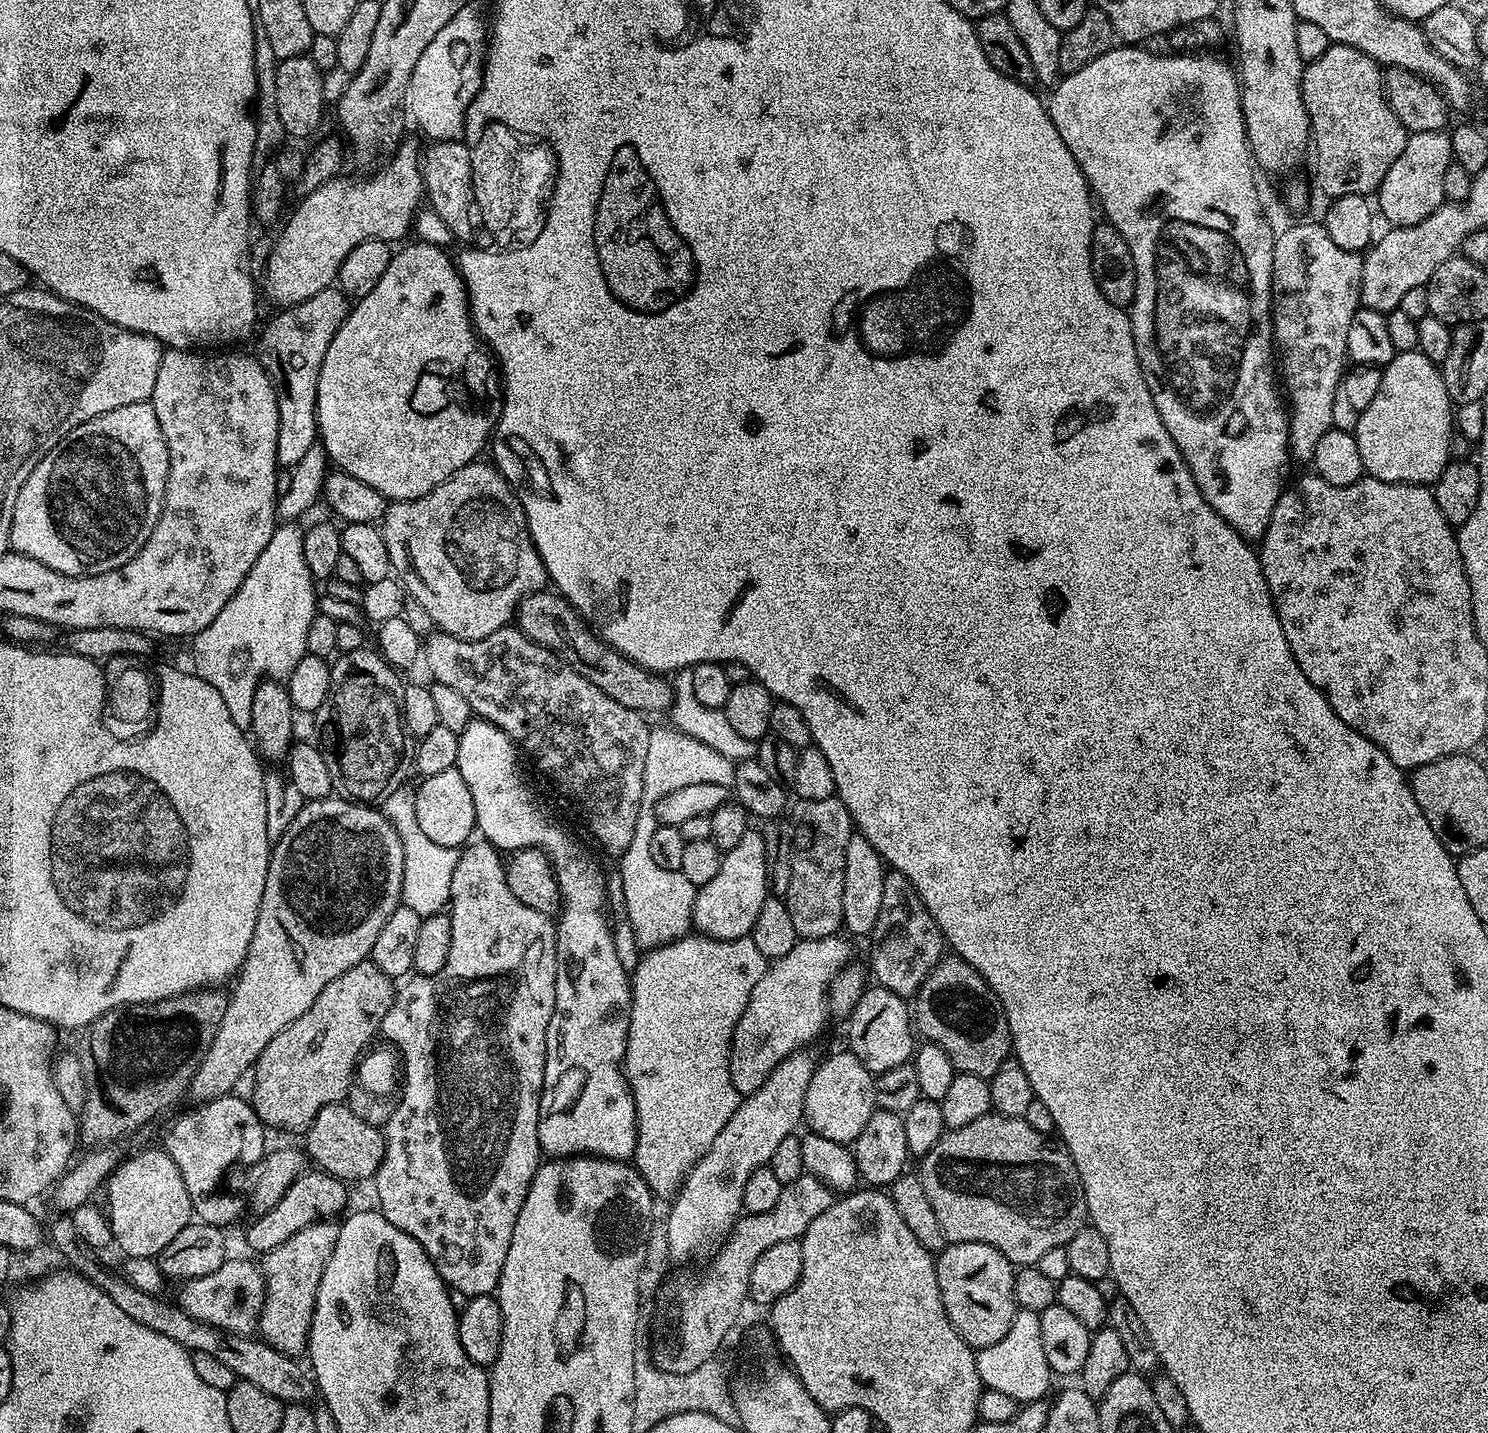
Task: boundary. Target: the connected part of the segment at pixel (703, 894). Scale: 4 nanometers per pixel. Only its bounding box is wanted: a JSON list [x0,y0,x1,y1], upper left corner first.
[690,830,770,940]

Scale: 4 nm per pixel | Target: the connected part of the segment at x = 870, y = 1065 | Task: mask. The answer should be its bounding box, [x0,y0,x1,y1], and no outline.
[847,986,914,1074]

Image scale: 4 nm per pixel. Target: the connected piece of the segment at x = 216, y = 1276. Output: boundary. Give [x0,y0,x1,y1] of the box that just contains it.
[178,1259,264,1336]

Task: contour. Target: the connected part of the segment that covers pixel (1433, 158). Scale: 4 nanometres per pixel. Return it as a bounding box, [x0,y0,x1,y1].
[1378,131,1454,228]

